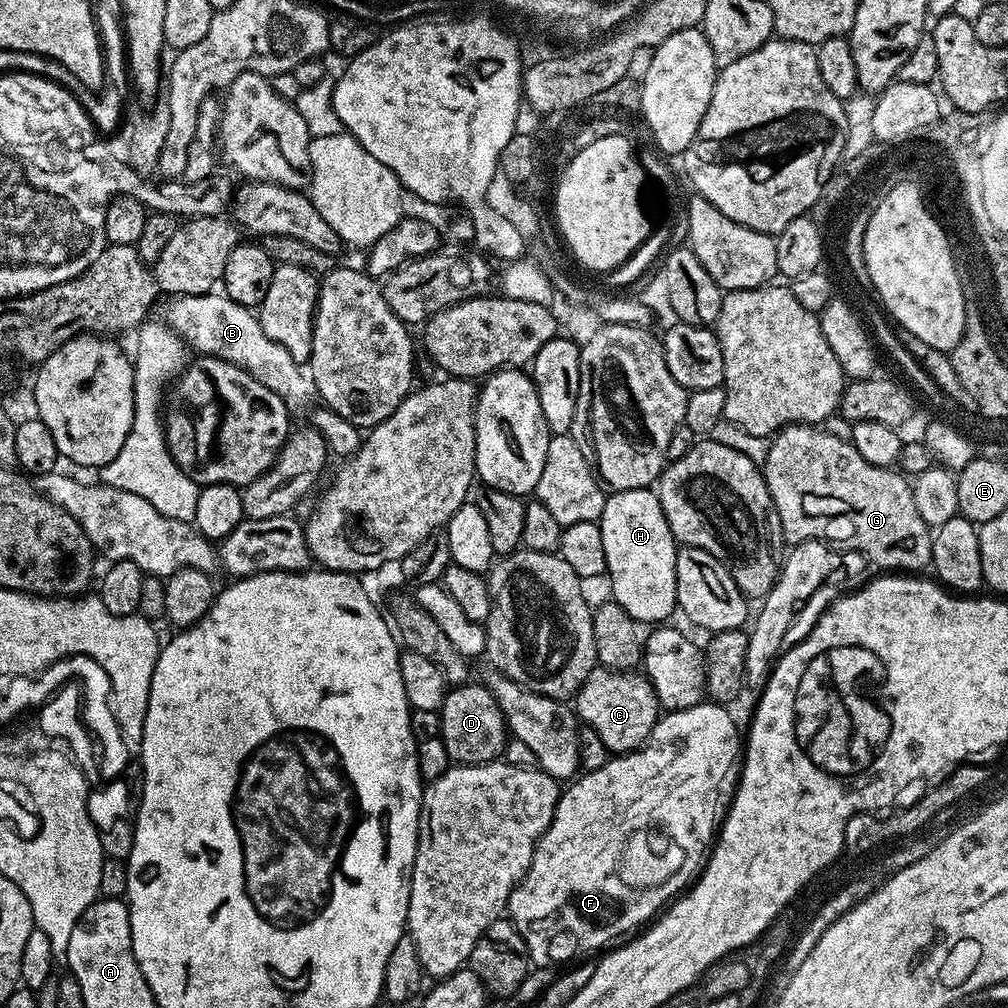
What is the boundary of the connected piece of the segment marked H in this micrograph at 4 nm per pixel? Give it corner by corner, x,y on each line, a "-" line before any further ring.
652,488
613,492
604,501
598,523
602,530
602,546
606,546
606,580
612,583
611,599
620,604
626,614
645,625
667,621
664,619
678,608
678,541
666,522
659,495

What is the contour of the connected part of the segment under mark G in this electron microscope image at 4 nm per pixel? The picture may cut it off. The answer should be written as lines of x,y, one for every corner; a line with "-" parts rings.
788,424
771,437
772,445
770,446
770,452
766,457
762,471
766,486
770,490
770,498
778,510
780,528
784,531
785,541
789,545
795,546
804,543
806,540
823,540
844,550
860,552
864,555
864,559
868,561
869,565
876,567
877,564
880,570
891,570
896,574
916,574
921,571
919,568
927,569
932,562
933,529
918,514
911,483
899,471
892,468
879,468
870,462
866,462
866,458
862,458
862,454
858,454
858,450
852,445
851,439
844,437
843,440
842,437
835,436
832,432
823,432
824,430
823,427
810,424

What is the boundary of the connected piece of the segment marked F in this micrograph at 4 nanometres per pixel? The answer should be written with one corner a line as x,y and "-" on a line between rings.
705,702
686,710
664,712
660,719
656,721
654,730
648,735
647,740
635,752
613,755
606,762
606,766
602,766
593,772
584,772
577,775
561,791
560,801
554,810
554,818
536,844
536,849
530,862
530,870
525,874
519,886
510,894
506,909
507,919
512,921
512,925
518,930
518,934
524,940
524,945
528,948
528,955
533,965
560,964
563,960
572,959
572,961
575,961
577,959
575,956
579,952
592,952
595,948
600,947
600,949
603,949
605,946
627,937
629,935
627,932
631,928
636,928
639,924
644,923
644,925
647,925
673,897
683,893
693,883
694,877
701,871
702,865
709,855
710,845
717,835
718,816
716,820
716,811
720,808
720,795
723,792
729,791
728,793
731,793
733,791
733,781
738,776
738,757
741,755
741,752
742,732
735,728
733,722
730,722
725,705

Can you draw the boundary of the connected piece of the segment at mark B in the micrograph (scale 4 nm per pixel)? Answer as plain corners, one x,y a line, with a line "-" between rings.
223,294
177,295
175,298
169,299
168,302
168,309
162,316
163,323
167,324
193,353
215,356
217,360
225,360
228,364
246,370
258,382
262,382
262,386
274,390
274,394
278,394
278,398
282,398
282,402
290,410
307,406
310,384
305,373
304,376
300,373
303,372
301,365
296,364
294,358
290,358
290,354
286,354
286,350
282,350
282,346
278,346
278,342
266,338
260,325
260,317
251,307
239,305
238,302
228,299

